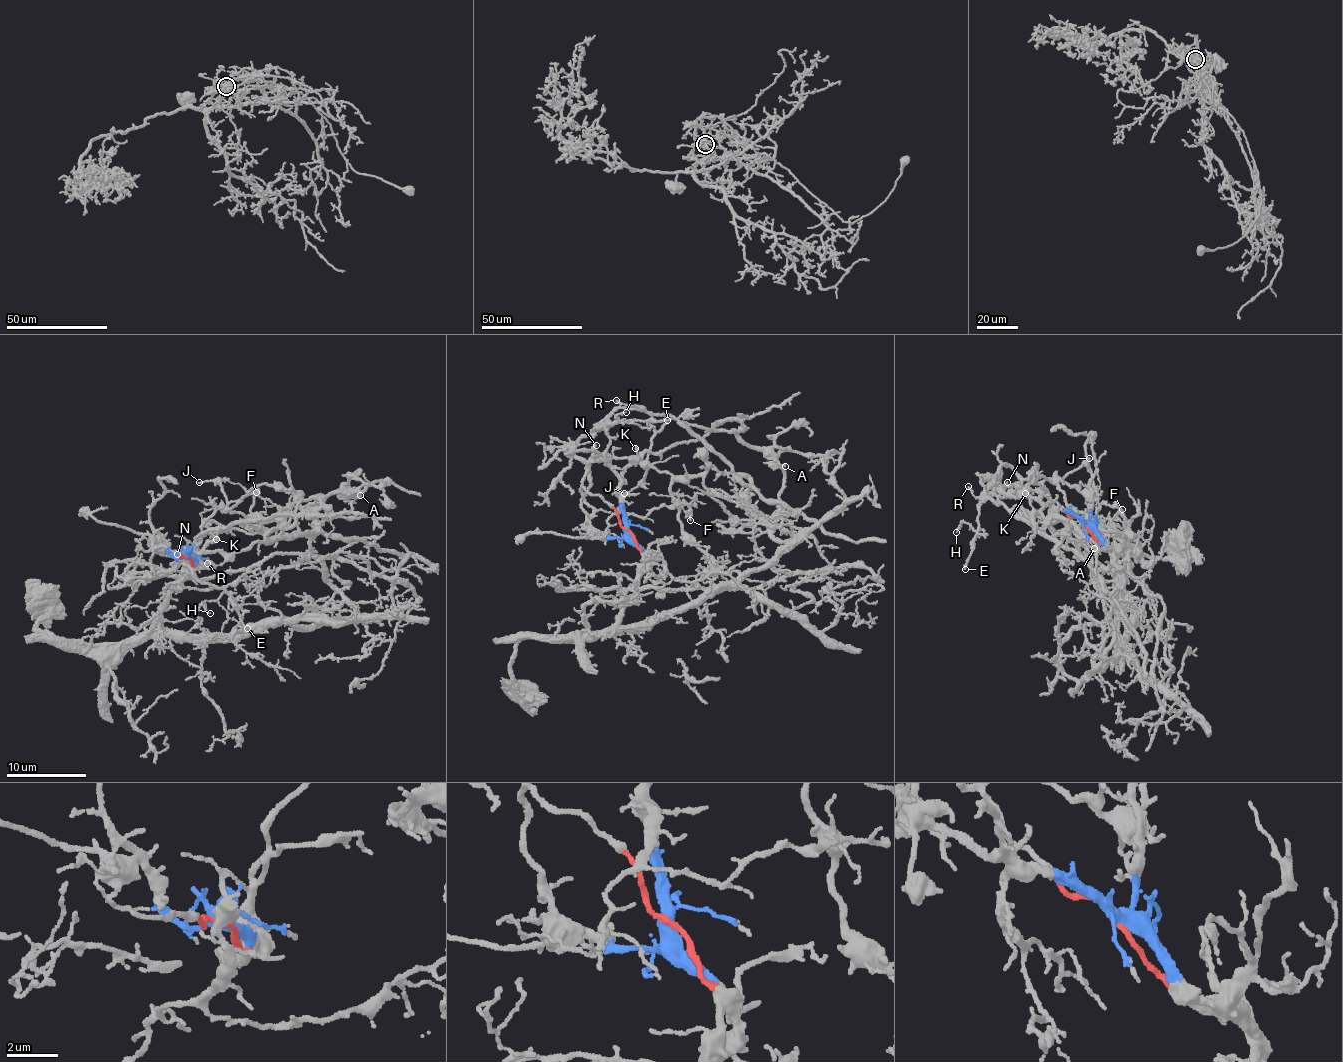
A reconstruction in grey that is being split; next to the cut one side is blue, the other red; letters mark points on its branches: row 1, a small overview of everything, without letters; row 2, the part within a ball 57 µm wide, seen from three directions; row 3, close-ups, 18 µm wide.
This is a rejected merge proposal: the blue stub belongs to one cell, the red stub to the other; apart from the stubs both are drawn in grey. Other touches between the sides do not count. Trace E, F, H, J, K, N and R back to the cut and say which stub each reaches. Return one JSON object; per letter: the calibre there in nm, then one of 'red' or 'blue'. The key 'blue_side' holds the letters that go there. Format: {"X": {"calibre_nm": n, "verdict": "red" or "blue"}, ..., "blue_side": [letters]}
{"E": {"calibre_nm": 160, "verdict": "blue"}, "F": {"calibre_nm": 240, "verdict": "red"}, "H": {"calibre_nm": 120, "verdict": "blue"}, "J": {"calibre_nm": 110, "verdict": "red"}, "K": {"calibre_nm": 170, "verdict": "blue"}, "N": {"calibre_nm": 110, "verdict": "blue"}, "R": {"calibre_nm": 140, "verdict": "red"}, "blue_side": ["E", "H", "K", "N"]}

